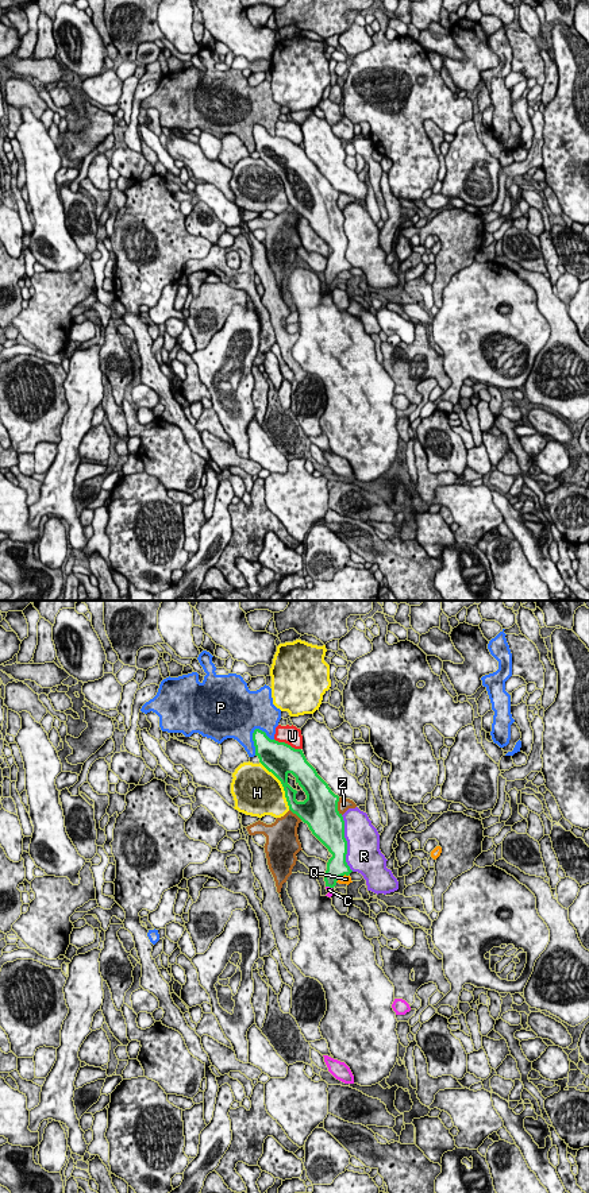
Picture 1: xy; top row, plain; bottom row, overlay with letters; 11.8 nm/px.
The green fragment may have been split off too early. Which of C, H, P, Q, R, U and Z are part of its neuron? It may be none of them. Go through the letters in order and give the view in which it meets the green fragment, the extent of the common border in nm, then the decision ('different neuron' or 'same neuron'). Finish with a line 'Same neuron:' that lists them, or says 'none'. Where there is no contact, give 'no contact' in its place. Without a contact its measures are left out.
C: contact in xy; length 90 nm; same neuron
H: contact in xy; length 700 nm; different neuron
P: contact in xy; length 340 nm; different neuron
Q: contact in xy; length 180 nm; different neuron
R: contact in xy; length 700 nm; different neuron
U: contact in xy; length 340 nm; different neuron
Z: contact in xy; length 220 nm; different neuron
Same neuron: C

